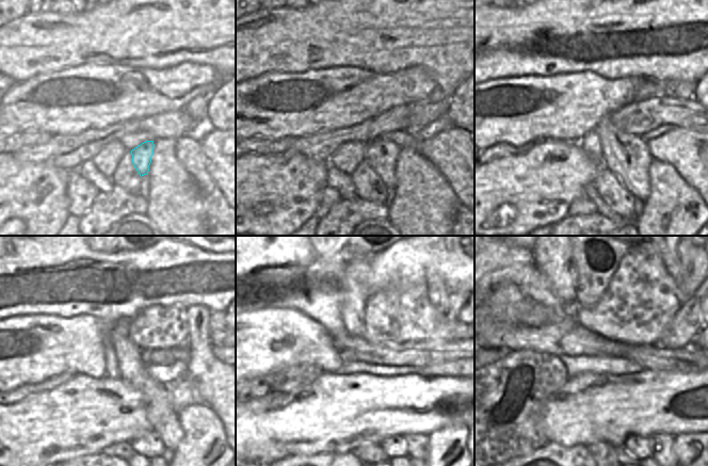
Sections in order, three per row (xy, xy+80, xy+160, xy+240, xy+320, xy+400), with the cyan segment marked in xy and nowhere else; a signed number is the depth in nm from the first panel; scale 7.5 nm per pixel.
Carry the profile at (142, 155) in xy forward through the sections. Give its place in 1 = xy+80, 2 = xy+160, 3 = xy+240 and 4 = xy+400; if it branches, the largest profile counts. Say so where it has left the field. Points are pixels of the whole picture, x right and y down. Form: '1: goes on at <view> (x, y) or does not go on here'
1: goes on at xy+80 (382, 156)
2: goes on at xy+160 (628, 156)
3: goes on at xy+240 (156, 396)
4: goes on at xy+400 (663, 452)

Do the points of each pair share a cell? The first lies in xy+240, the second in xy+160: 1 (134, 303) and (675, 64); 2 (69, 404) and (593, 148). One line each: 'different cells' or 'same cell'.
1: same cell
2: different cells

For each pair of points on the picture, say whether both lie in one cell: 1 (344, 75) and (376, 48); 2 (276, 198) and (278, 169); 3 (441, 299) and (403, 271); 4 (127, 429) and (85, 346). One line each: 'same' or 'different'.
1: different
2: same
3: different
4: different

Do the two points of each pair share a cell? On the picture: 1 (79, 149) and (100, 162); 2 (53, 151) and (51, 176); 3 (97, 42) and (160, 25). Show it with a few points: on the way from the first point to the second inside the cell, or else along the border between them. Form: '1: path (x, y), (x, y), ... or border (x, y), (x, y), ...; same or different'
1: border (112, 141), (108, 142), (91, 159); different
2: border (28, 161), (58, 165), (67, 171); different
3: path (113, 33), (144, 27); same

